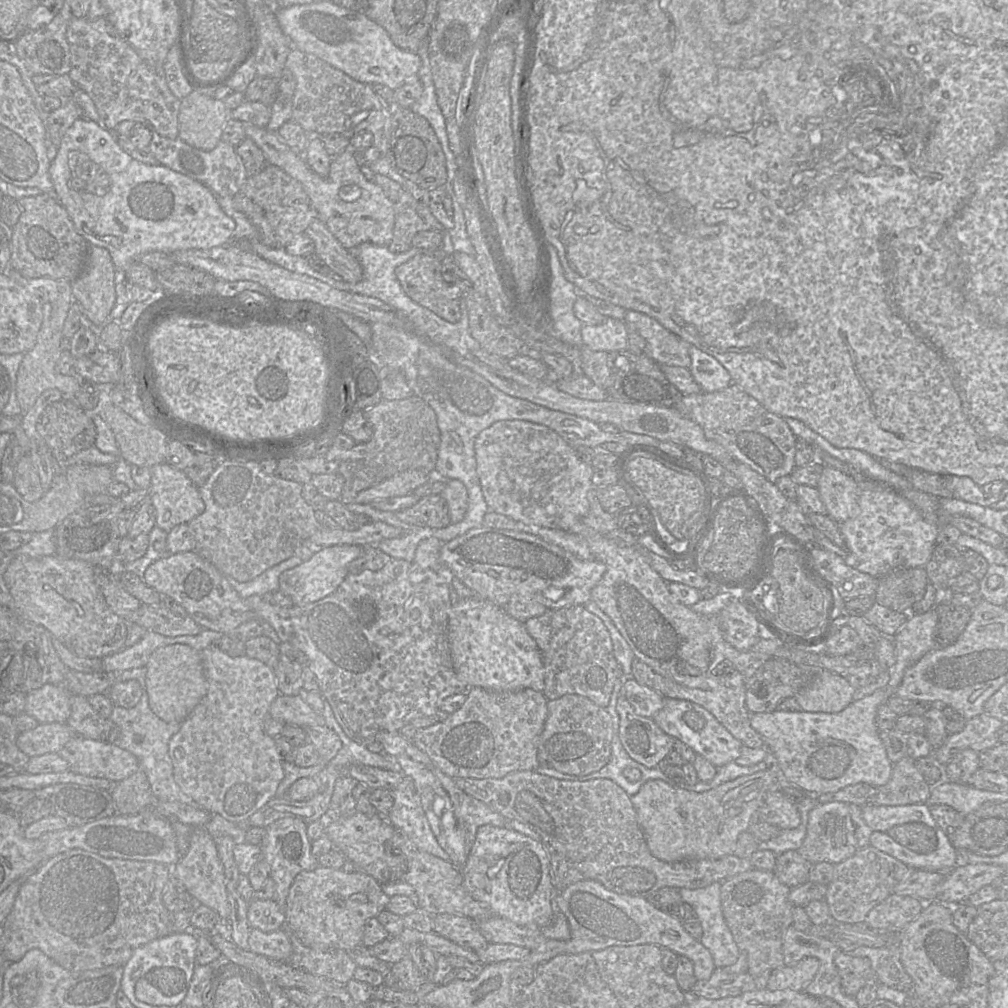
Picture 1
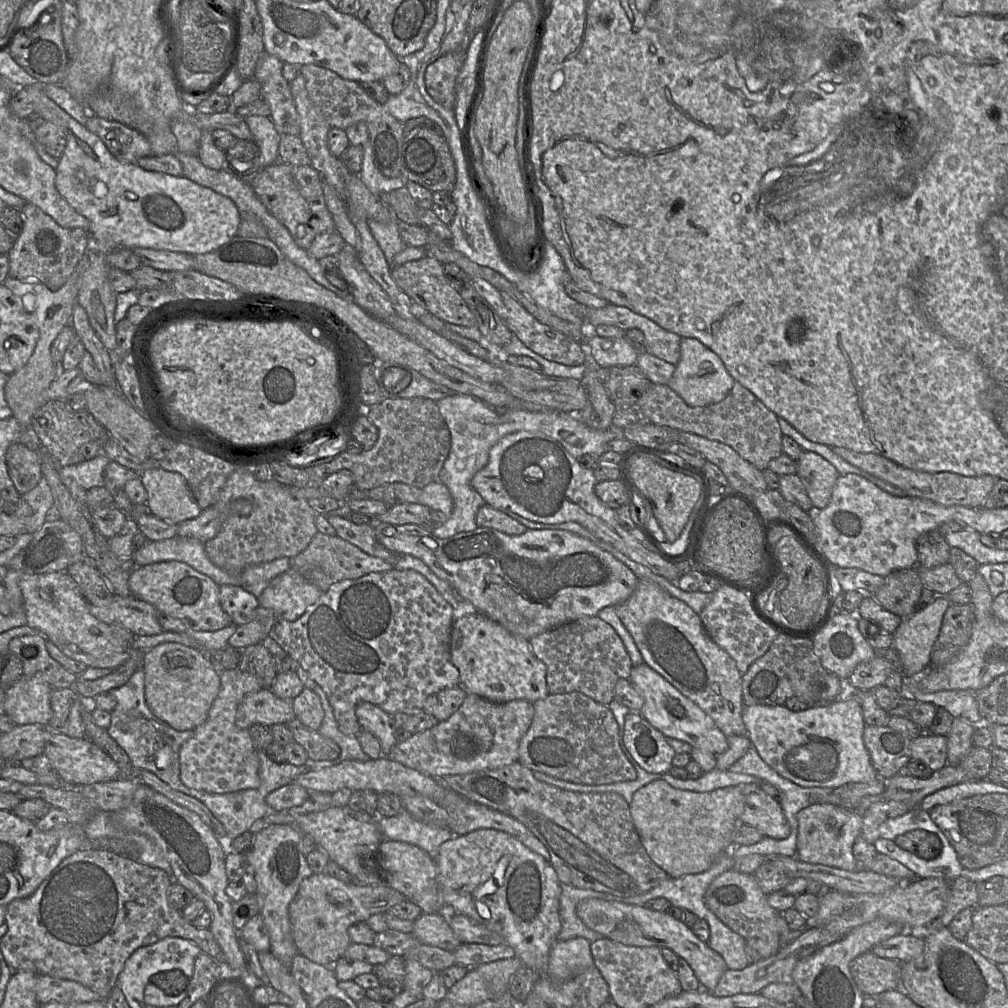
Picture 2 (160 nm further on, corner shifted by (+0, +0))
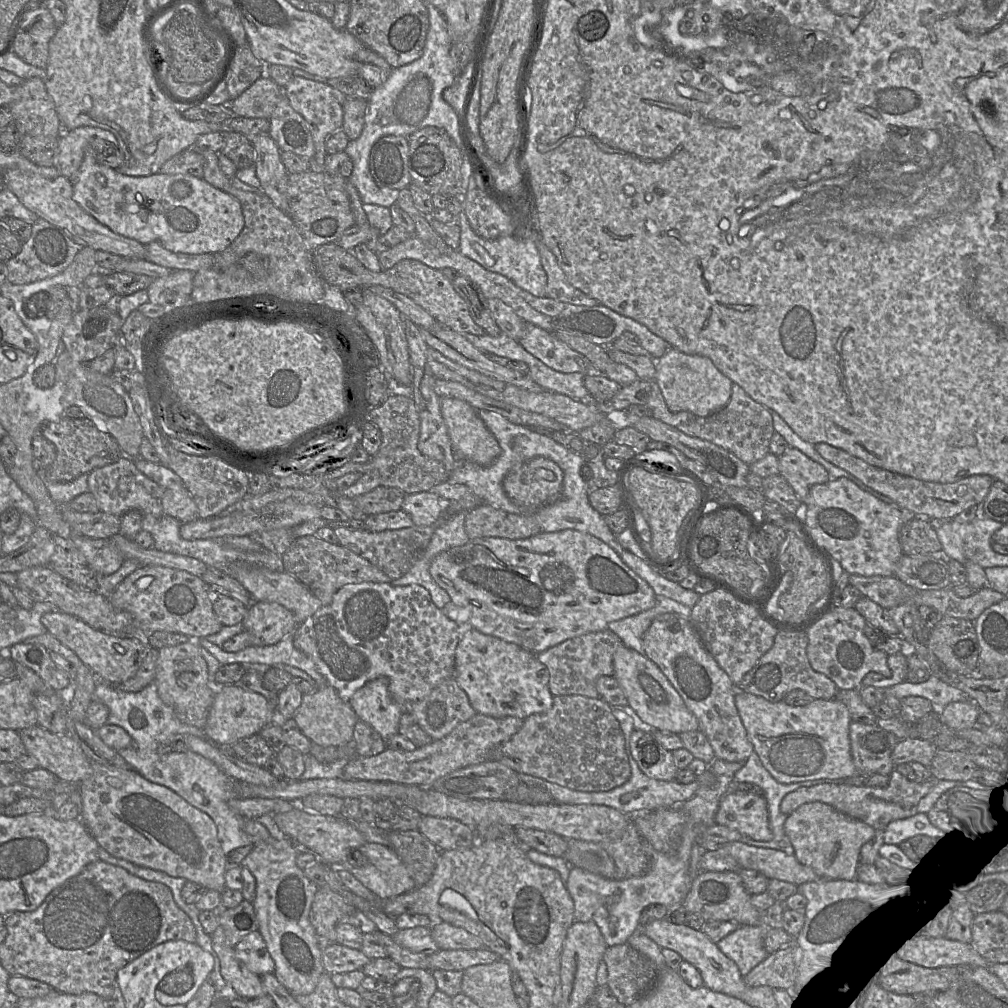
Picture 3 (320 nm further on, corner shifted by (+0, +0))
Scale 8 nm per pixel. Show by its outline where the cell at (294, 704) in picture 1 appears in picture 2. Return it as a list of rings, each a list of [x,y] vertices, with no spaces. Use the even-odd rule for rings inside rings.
[[[262,688],[243,698],[237,708],[235,724],[242,729],[249,729],[255,724],[271,727],[286,724],[294,718],[292,701],[281,699],[270,689]]]

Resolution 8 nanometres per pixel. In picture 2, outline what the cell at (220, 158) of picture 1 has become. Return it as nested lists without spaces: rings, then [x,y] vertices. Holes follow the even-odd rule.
[[[89,114],[85,127],[98,135],[121,162],[137,163],[139,158],[152,155],[148,139],[140,131],[118,121]]]

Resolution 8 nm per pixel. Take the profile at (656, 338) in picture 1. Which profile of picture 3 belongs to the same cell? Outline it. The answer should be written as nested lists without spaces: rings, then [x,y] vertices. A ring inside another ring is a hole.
[[[411,235],[406,240],[378,254],[378,260],[383,270],[390,269],[403,259],[418,260],[438,270],[443,268],[455,269],[460,275],[468,277],[478,285],[487,299],[500,299],[510,306],[524,322],[534,324],[550,333],[564,332],[572,336],[585,338],[594,344],[609,347],[623,332],[630,331],[637,335],[640,340],[640,346],[655,360],[662,357],[670,348],[663,338],[651,332],[645,325],[632,318],[623,316],[603,304],[595,306],[573,305],[553,298],[536,297],[518,287],[504,275],[488,271],[479,263],[462,255],[459,251],[442,254],[437,249],[429,247],[415,235]]]

